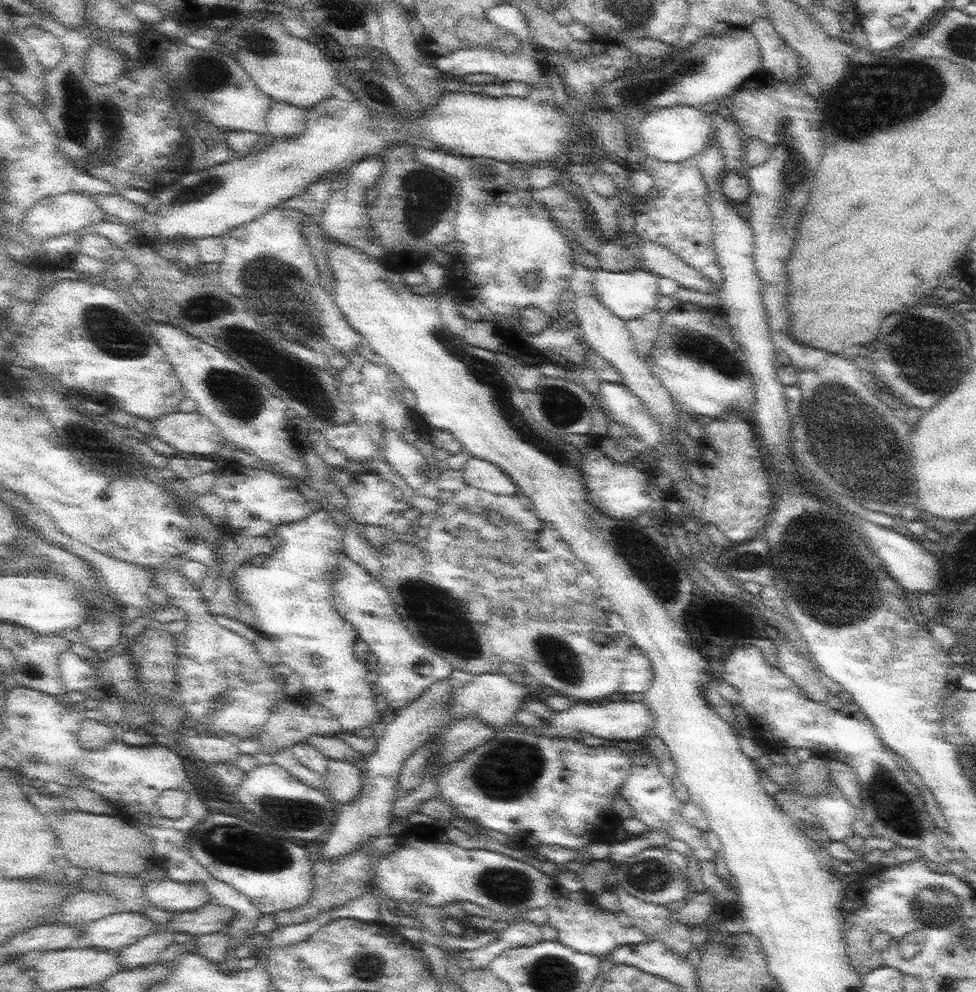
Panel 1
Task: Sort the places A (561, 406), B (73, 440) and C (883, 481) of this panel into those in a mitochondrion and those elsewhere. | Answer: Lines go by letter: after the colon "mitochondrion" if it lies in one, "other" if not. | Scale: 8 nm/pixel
A: mitochondrion
B: mitochondrion
C: mitochondrion

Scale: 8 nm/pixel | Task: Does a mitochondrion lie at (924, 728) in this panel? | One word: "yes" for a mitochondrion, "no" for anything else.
no

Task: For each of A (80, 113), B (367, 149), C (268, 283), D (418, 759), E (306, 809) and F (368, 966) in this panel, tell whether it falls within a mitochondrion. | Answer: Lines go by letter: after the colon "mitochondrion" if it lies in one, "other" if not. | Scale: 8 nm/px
A: mitochondrion
B: other
C: mitochondrion
D: other
E: mitochondrion
F: mitochondrion

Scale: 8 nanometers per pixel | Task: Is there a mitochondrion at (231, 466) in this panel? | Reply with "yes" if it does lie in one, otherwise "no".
no

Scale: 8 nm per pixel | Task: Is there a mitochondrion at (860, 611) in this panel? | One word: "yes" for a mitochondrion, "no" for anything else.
yes

